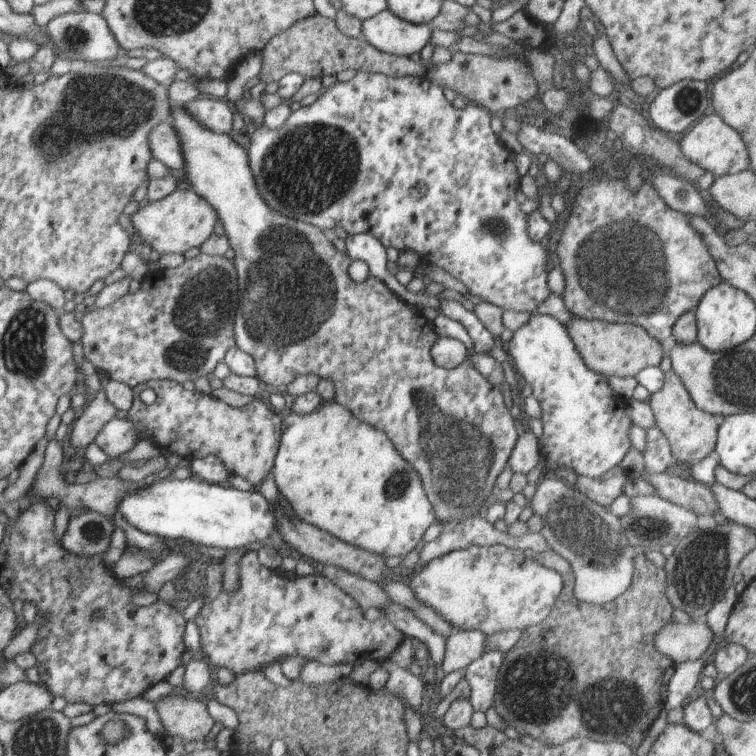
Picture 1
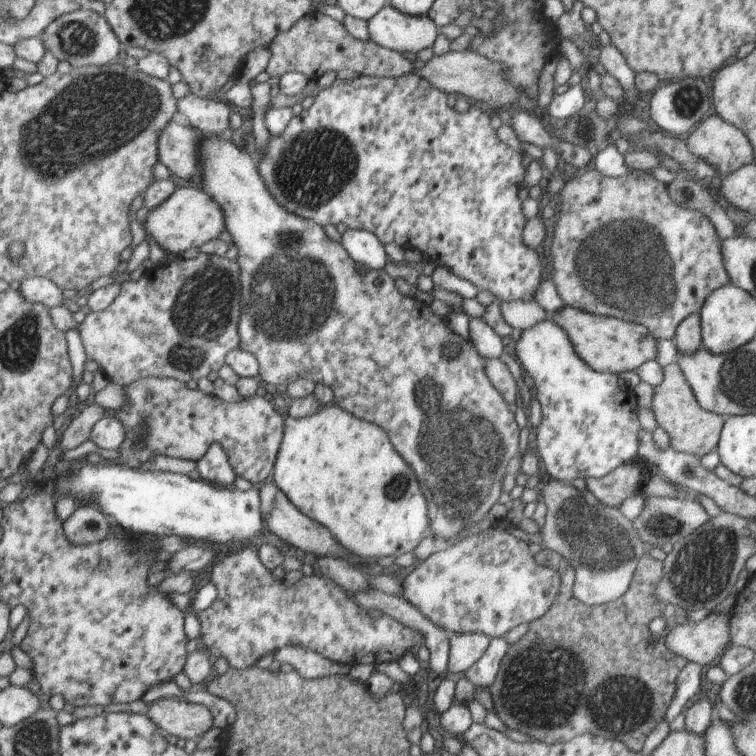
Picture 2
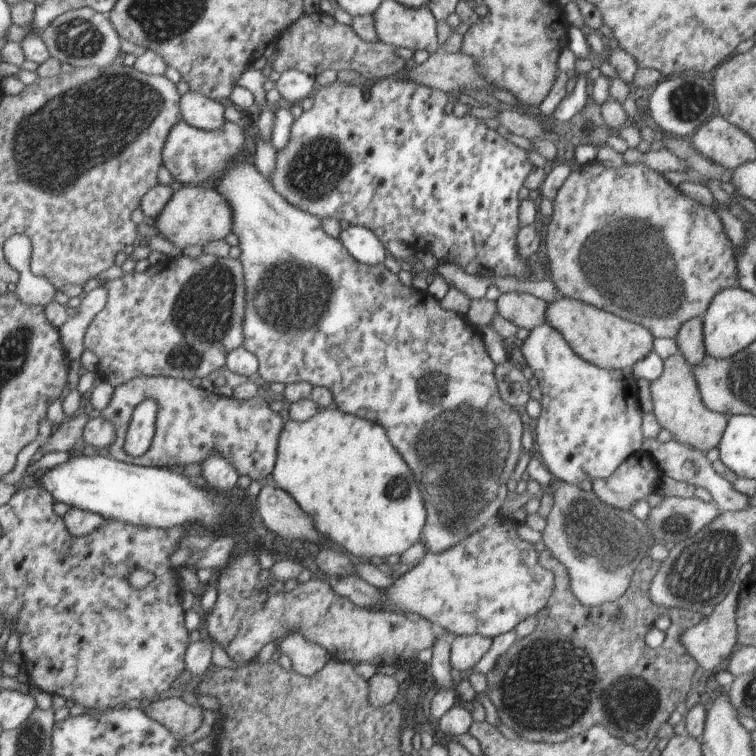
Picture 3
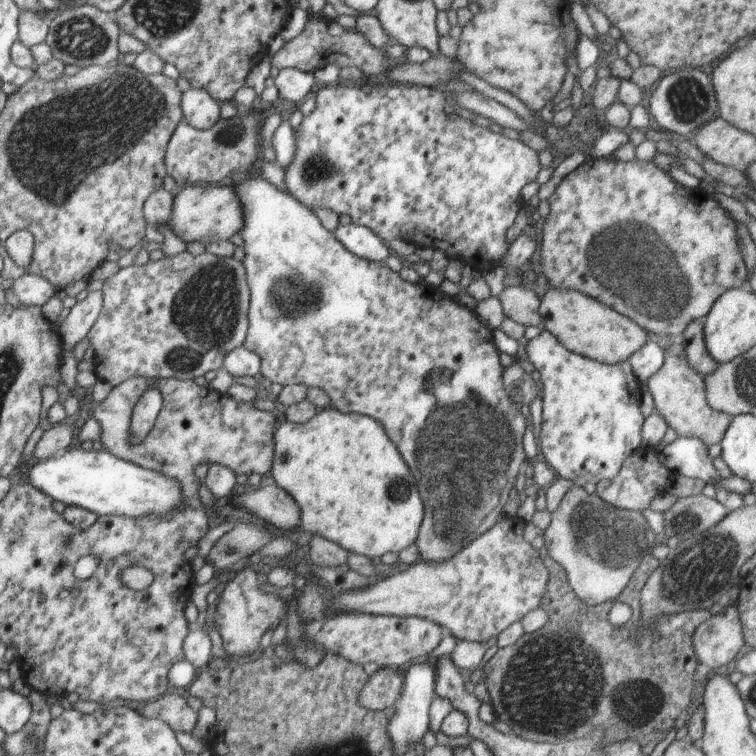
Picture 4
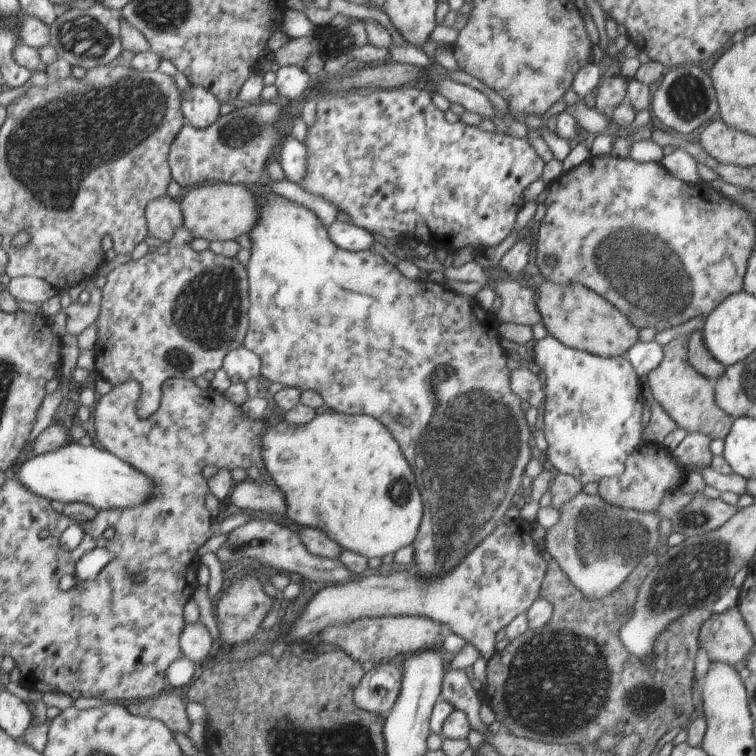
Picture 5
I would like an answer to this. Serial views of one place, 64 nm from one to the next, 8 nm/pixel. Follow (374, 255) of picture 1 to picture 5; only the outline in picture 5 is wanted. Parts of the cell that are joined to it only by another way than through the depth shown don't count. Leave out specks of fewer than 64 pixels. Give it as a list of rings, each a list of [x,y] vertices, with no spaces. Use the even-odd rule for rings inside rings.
[[[334,221],[327,231],[335,246],[347,251],[370,251],[375,242],[373,233],[352,222]]]

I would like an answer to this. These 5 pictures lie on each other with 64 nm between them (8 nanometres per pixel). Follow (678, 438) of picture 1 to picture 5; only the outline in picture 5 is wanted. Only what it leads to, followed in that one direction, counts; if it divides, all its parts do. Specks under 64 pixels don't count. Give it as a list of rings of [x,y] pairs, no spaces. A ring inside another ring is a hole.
[[[672,354],[656,367],[647,378],[649,390],[660,408],[687,433],[705,434],[711,440],[726,438],[730,432],[733,417],[726,414],[714,400],[714,383],[708,377],[702,376],[690,363],[674,360]]]

